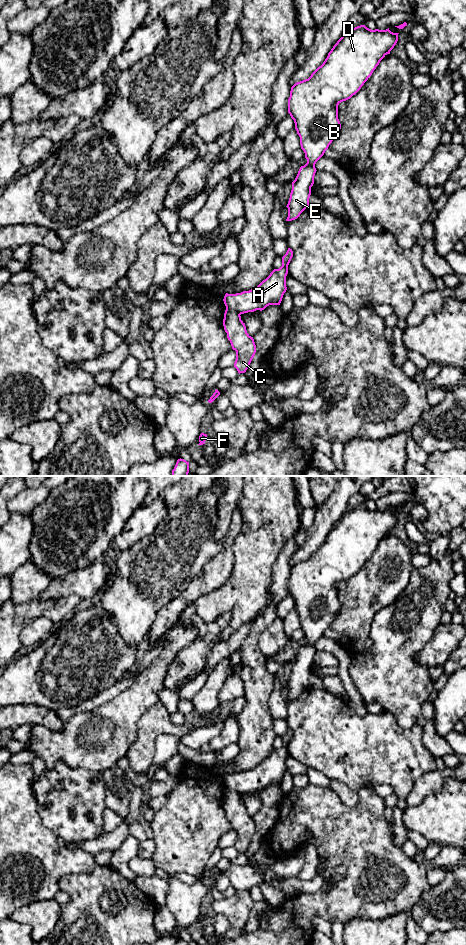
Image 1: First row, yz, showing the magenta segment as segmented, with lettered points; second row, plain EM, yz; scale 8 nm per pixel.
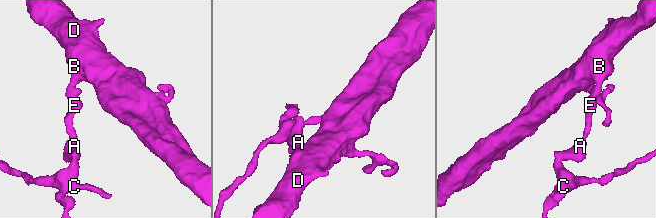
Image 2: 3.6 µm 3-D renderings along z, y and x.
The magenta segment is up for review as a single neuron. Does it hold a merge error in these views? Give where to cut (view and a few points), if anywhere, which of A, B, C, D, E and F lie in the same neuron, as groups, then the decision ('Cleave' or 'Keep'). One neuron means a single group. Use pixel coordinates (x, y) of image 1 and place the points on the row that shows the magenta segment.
Split along yz (226, 307), (236, 310), (240, 314). Groups: A B D E / C F. Cleave

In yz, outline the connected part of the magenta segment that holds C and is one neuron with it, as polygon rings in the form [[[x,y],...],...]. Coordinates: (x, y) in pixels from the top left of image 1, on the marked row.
[[[226,308],[223,326],[232,349],[236,351],[234,367],[239,374],[245,373],[256,353],[254,339],[247,333],[245,323],[235,310]]]

